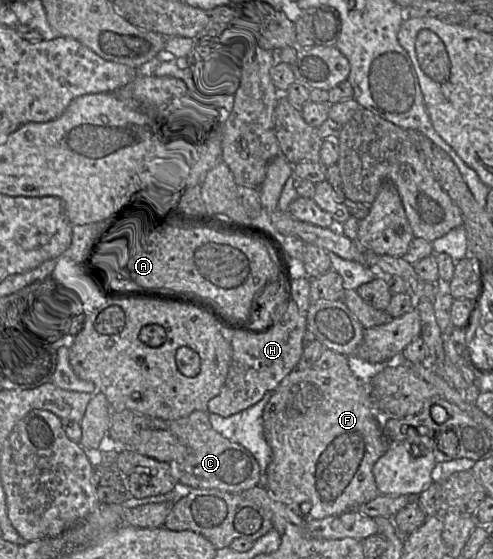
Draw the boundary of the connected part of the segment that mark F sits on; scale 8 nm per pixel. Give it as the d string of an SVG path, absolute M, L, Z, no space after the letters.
M352 359L348 365L328 369L294 369L272 390L262 420L271 459L261 484L298 515L306 519L321 519L356 510L380 494L372 470L390 442L382 433L383 418L373 407L366 383L360 379L359 369Z

